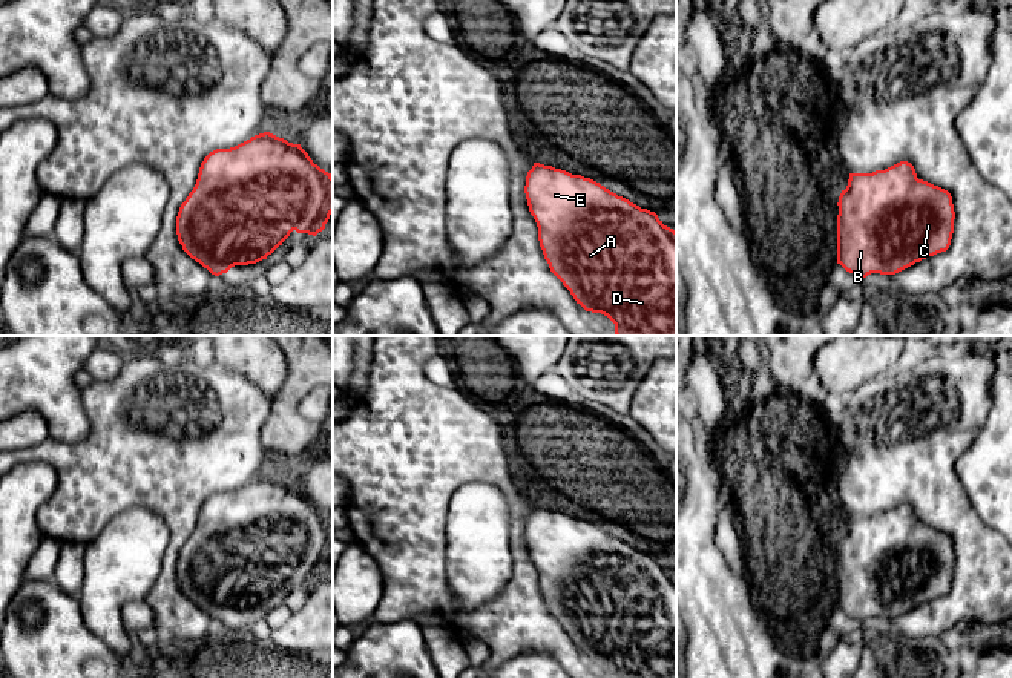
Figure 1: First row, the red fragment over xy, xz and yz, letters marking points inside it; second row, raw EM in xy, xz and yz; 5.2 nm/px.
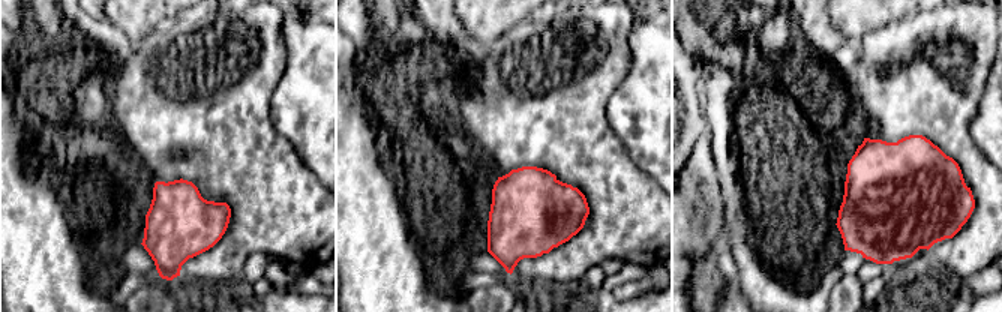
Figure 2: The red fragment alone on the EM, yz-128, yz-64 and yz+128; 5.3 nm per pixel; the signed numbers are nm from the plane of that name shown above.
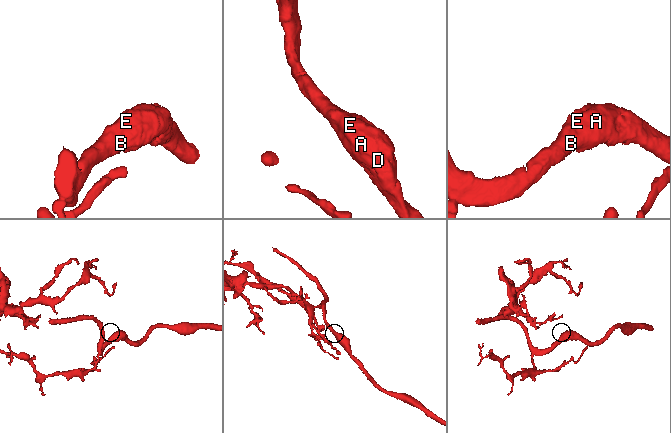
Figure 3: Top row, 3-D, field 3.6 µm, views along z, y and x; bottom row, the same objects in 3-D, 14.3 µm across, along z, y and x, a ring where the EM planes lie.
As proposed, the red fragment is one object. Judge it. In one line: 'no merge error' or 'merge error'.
no merge error

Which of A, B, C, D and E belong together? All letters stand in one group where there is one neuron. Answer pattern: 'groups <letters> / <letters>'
groups A B C D E

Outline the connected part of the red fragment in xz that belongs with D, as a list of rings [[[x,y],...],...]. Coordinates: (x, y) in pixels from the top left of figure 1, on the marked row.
[[[534,163],[524,193],[538,227],[538,241],[550,272],[586,311],[601,313],[615,324],[616,336],[676,336],[676,232],[655,212],[641,209],[600,183]]]

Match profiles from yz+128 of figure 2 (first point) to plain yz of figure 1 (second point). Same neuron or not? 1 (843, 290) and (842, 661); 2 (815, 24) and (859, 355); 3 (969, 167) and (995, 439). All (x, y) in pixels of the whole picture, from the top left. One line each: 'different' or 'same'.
1: same
2: different
3: different

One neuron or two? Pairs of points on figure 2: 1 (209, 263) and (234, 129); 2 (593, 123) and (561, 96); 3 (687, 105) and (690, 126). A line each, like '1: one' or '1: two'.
1: one
2: one
3: one

